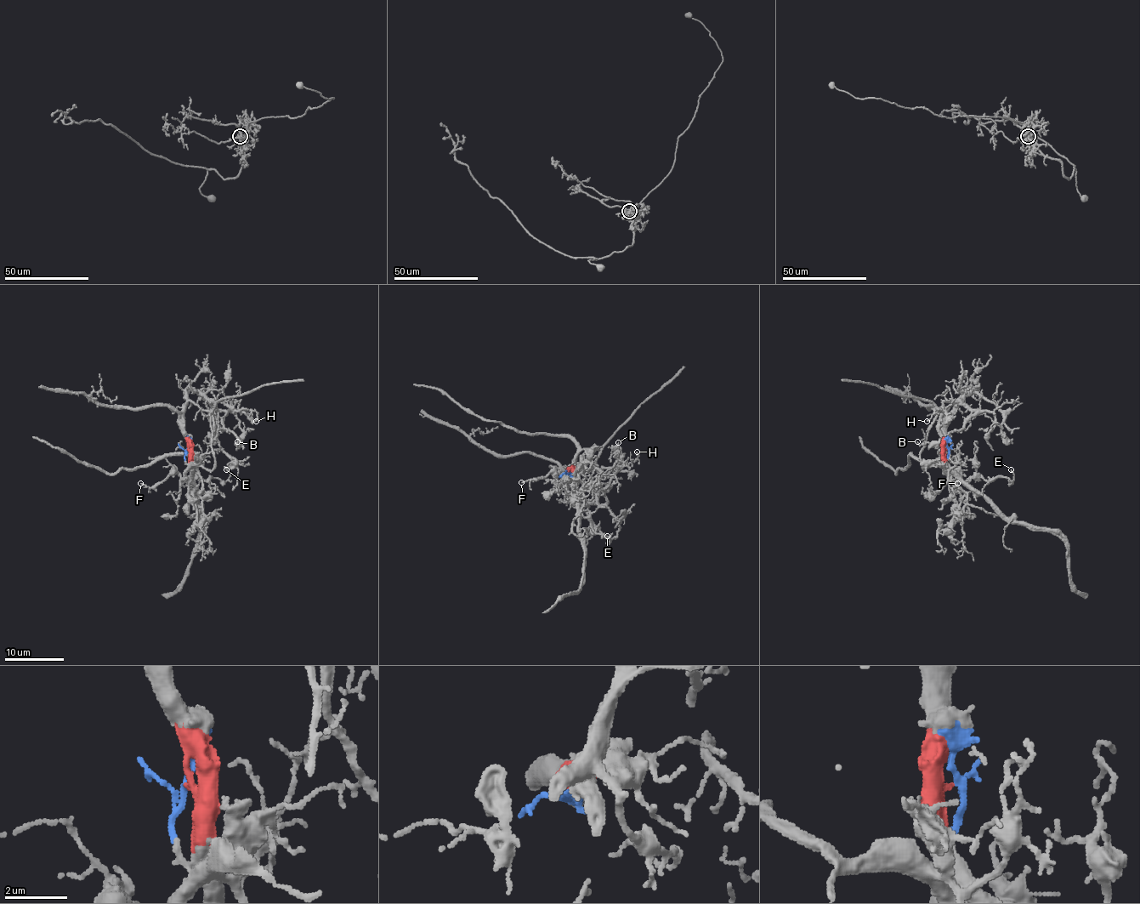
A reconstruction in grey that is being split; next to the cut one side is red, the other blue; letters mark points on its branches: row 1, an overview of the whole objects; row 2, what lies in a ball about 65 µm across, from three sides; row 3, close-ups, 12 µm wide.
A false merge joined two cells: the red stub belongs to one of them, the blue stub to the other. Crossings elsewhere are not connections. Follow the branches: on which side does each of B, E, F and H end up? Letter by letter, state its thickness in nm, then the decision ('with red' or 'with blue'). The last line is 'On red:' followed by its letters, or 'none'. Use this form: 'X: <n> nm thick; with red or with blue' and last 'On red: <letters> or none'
B: 120 nm thick; with red
E: 130 nm thick; with blue
F: 130 nm thick; with blue
H: 140 nm thick; with red
On red: B, H

